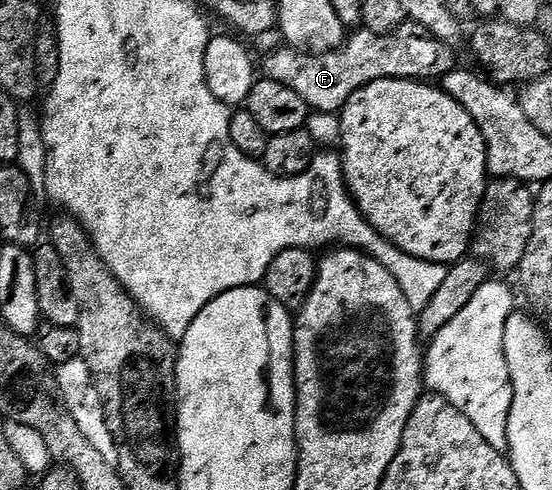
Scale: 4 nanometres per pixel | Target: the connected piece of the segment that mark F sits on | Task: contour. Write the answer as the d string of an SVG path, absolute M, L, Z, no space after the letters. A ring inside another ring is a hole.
M409 20L391 34L374 34L371 30L359 29L351 33L337 50L327 50L325 54L281 49L272 51L260 62L261 73L280 84L288 84L292 92L300 92L311 111L320 114L338 114L353 94L376 80L441 80L456 68L455 47L432 36L428 28Z

